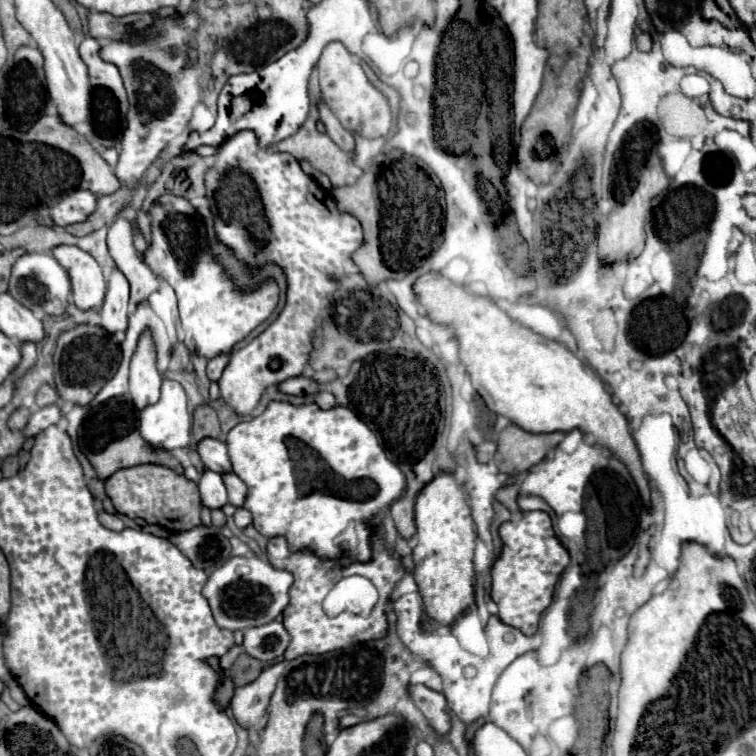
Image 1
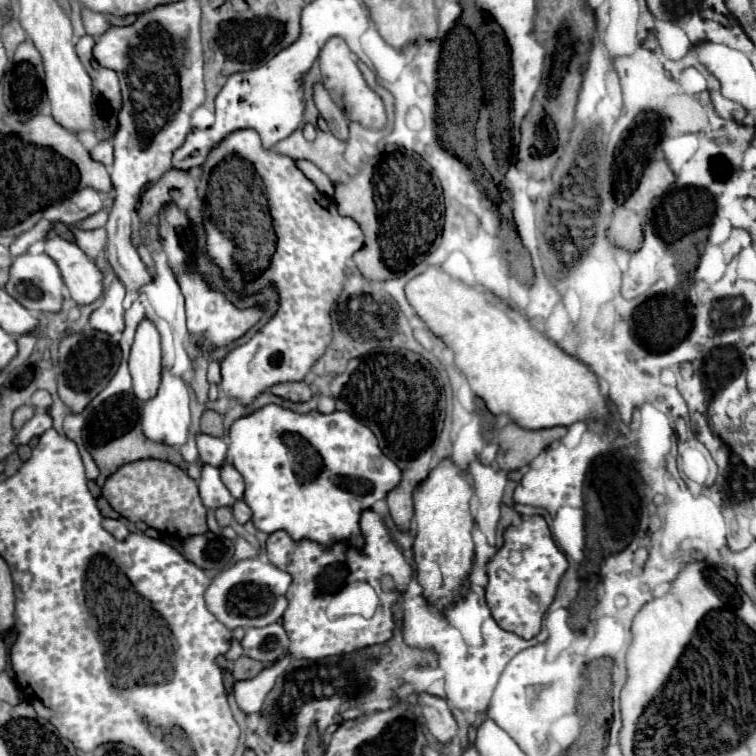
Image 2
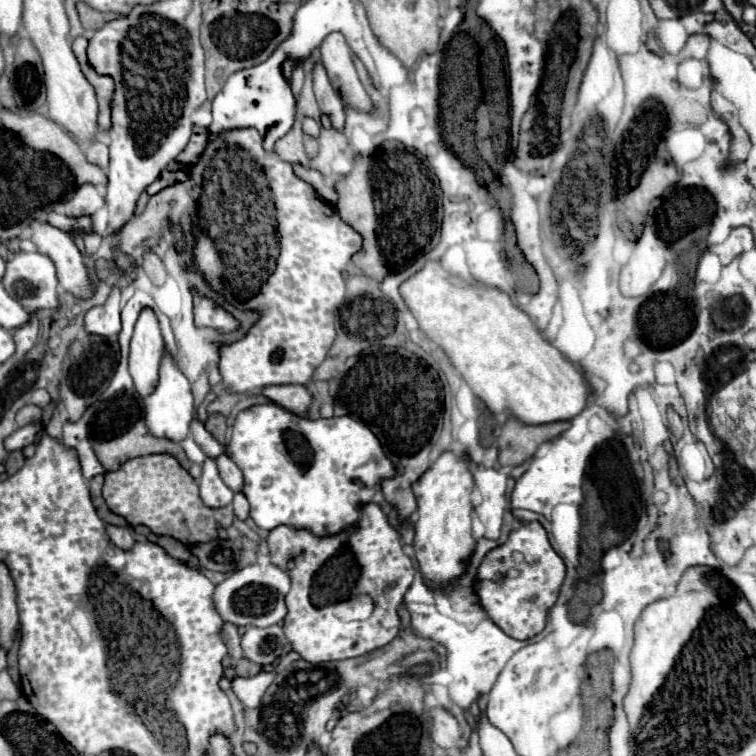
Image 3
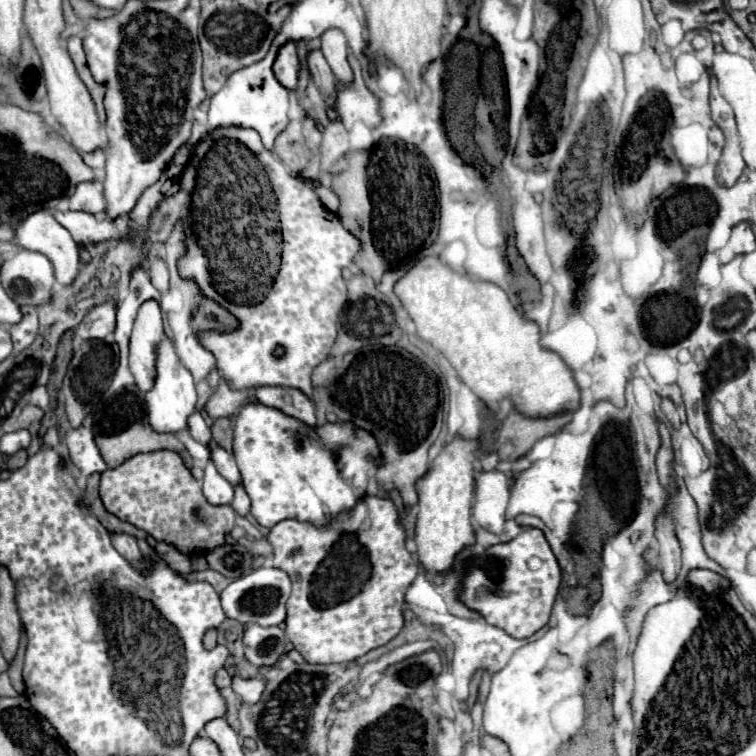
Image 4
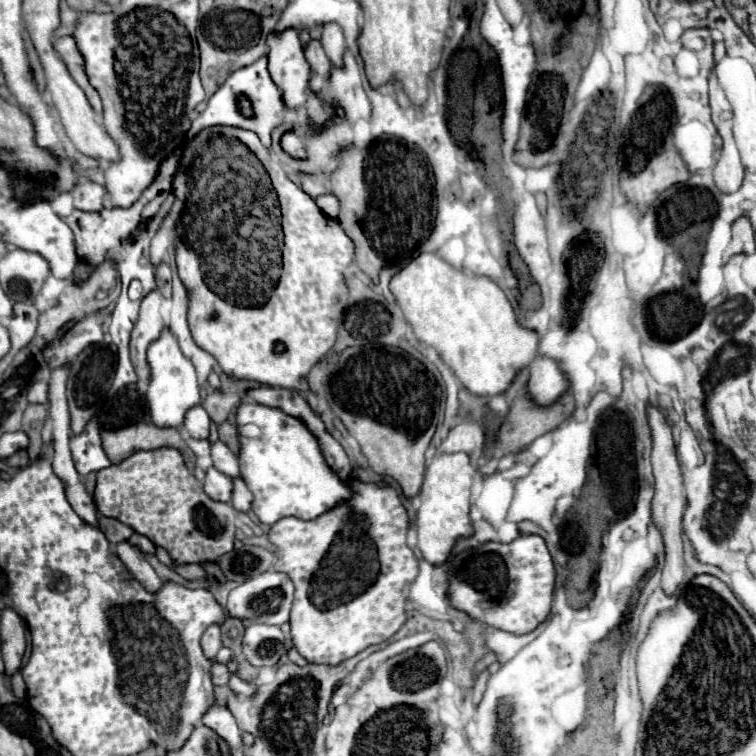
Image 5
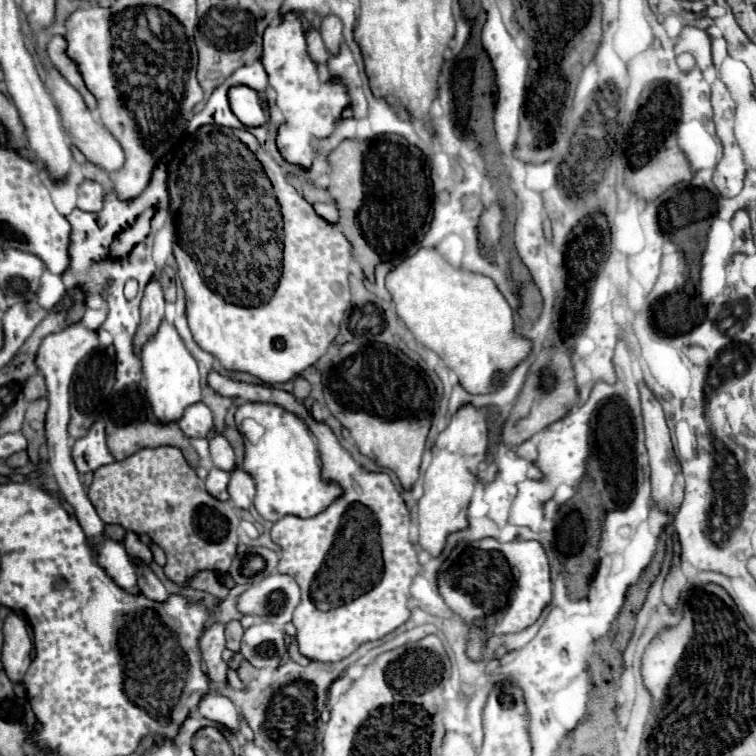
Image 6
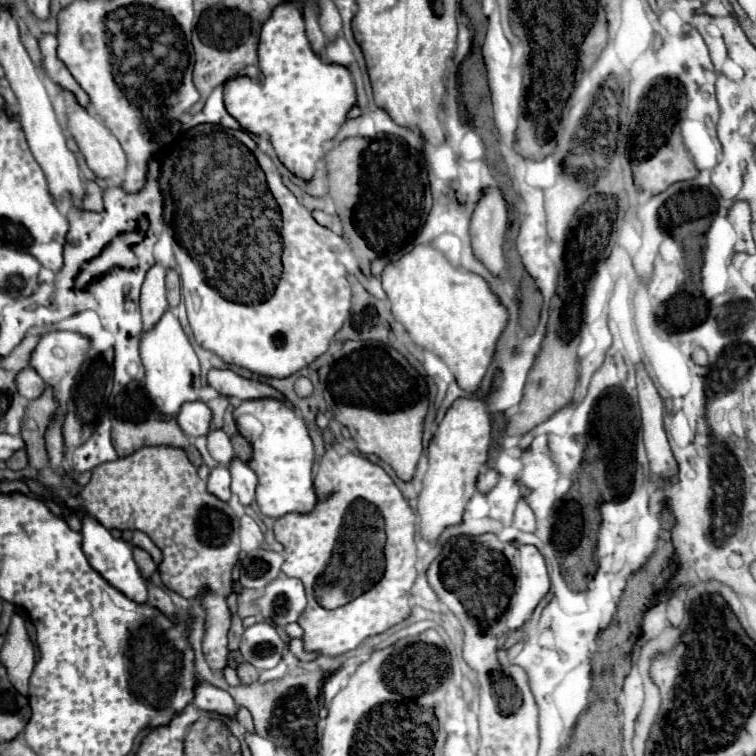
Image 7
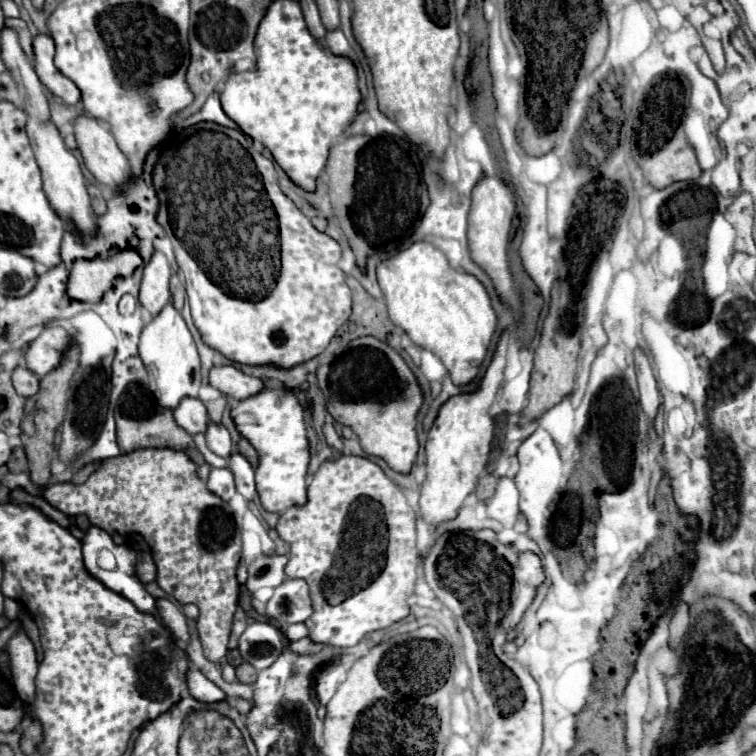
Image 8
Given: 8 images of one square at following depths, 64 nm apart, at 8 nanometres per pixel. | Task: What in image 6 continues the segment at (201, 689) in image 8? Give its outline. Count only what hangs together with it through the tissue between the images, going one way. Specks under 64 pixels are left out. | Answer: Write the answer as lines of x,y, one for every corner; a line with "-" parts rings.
210,692
208,696
204,696
204,700
200,702
200,708
198,708
198,714
202,718
222,726
224,730
228,730
232,734
236,734
240,728
240,716
238,716
234,704
220,694

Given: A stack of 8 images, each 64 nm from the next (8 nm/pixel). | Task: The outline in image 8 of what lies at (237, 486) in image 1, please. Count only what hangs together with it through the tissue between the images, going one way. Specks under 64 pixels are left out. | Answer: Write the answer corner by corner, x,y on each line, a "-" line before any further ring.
210,422
208,430
206,430
206,442
208,442
208,448
222,456
222,458
228,458
232,454
232,442
230,442
230,434
228,430
222,426
222,424
214,424

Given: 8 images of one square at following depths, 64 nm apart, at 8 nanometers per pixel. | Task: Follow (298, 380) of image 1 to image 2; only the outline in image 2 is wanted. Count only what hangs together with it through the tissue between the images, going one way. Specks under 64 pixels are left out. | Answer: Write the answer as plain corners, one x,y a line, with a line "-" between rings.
302,380
302,382
276,384
276,386
272,386
272,394
282,396
282,398
286,398
286,400
300,402
300,400
308,400
308,398
312,396
312,390
310,390
310,386

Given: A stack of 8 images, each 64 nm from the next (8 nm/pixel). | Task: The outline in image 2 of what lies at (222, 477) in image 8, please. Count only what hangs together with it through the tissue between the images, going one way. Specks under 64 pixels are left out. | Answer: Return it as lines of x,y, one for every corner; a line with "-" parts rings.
206,464
202,468
202,478
198,480
198,488
200,488
200,498
202,498
204,506
210,508
210,510
234,504
228,488
220,480
218,468
212,468
212,466

